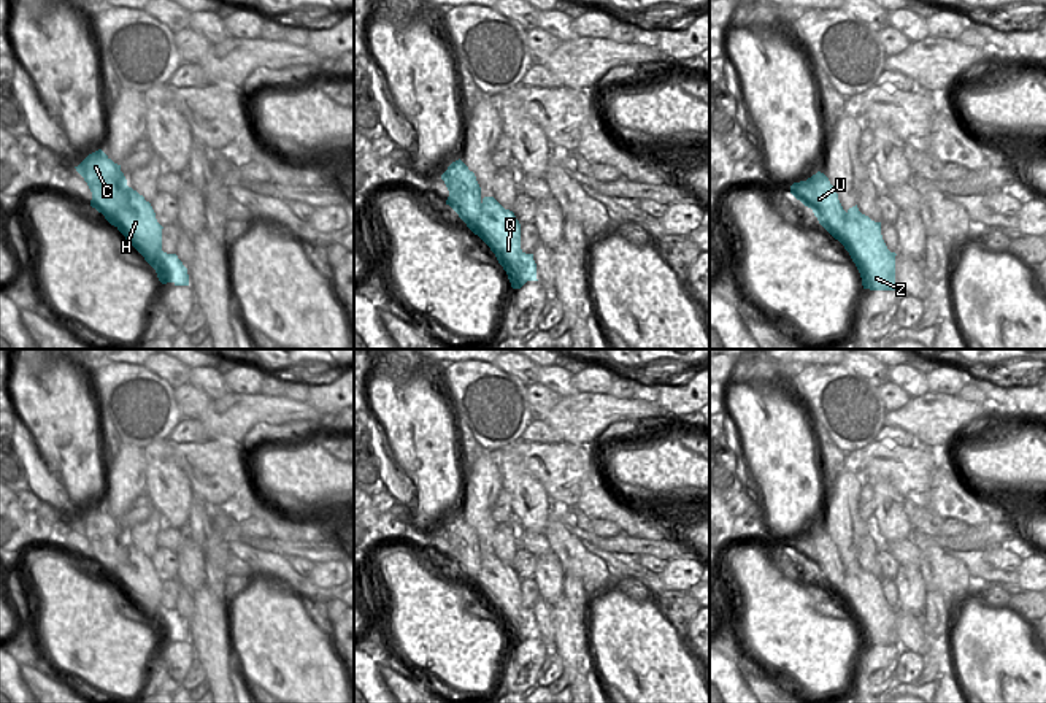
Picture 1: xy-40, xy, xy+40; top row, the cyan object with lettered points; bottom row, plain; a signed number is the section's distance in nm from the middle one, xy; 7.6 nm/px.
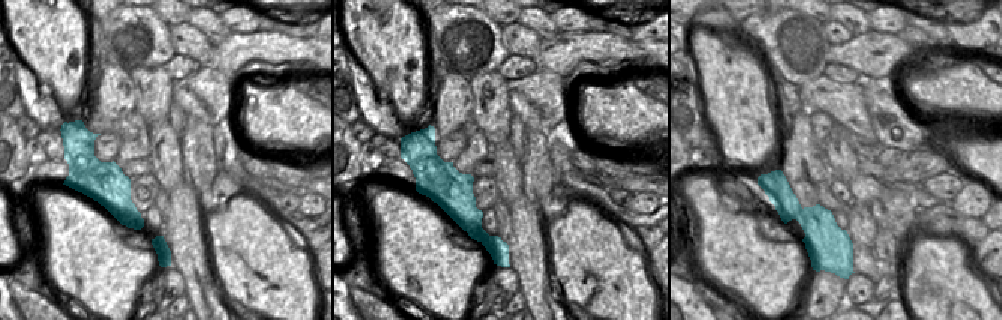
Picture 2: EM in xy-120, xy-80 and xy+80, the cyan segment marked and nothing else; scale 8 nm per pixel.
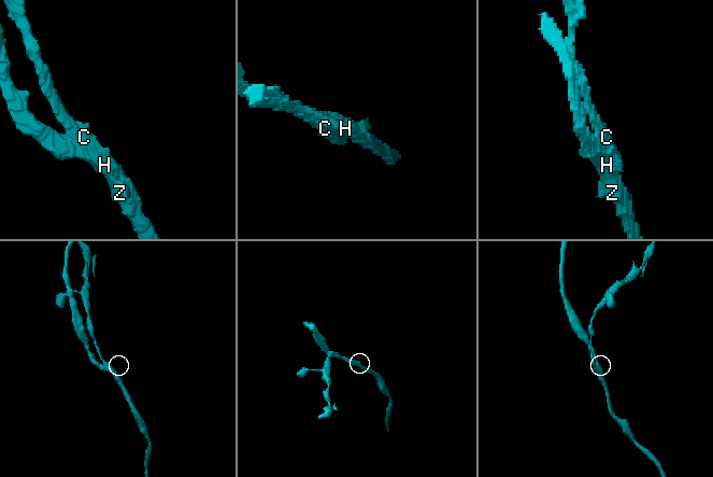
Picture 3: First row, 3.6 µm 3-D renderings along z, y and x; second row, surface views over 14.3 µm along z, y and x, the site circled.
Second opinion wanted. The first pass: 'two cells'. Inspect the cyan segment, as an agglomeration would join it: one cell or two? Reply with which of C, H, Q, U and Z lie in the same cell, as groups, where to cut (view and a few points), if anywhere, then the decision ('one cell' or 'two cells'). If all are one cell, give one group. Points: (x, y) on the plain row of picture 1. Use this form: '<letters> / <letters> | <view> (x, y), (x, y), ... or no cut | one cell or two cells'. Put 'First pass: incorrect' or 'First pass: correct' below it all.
C U / H Q Z | xy-40 (127, 541), (115, 581) | two cells
First pass: correct

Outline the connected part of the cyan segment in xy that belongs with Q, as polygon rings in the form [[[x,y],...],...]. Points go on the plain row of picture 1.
[[[494,552],[483,554],[478,592],[490,603],[508,630],[513,644],[536,635],[533,609],[521,605],[521,579]]]

